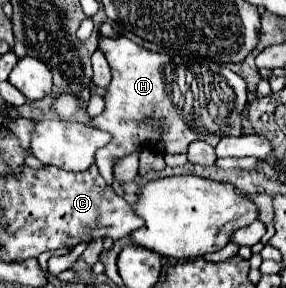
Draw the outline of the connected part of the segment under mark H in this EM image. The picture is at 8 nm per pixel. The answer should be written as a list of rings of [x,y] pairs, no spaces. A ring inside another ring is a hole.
[[[101,37],[99,39],[99,51],[105,55],[113,79],[103,95],[105,101],[105,109],[101,115],[97,115],[91,125],[103,131],[111,133],[111,141],[101,147],[95,153],[95,165],[99,167],[101,177],[105,179],[107,185],[113,183],[113,163],[121,157],[127,157],[147,145],[155,145],[157,151],[161,151],[163,155],[167,153],[187,153],[189,143],[193,141],[207,141],[209,145],[217,145],[221,141],[221,137],[227,135],[241,135],[241,111],[247,103],[247,85],[245,81],[233,73],[227,65],[217,65],[213,61],[207,59],[193,59],[187,55],[165,55],[165,53],[153,53],[147,51],[143,47],[139,47],[137,43],[129,41],[127,37],[117,37],[117,39],[107,39]],[[195,77],[195,97],[191,93],[191,81]]]

